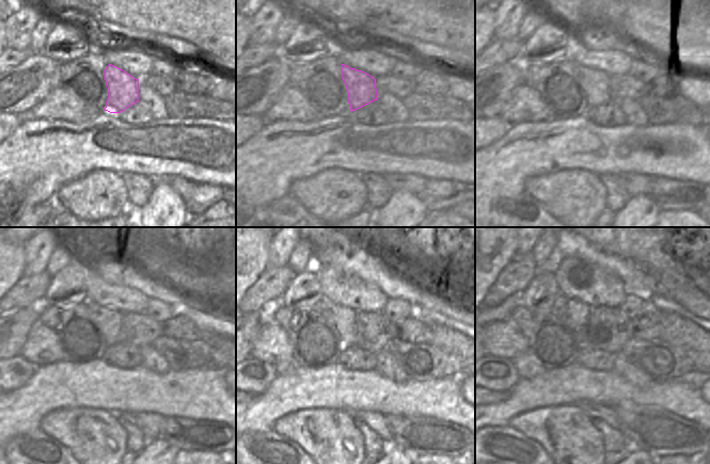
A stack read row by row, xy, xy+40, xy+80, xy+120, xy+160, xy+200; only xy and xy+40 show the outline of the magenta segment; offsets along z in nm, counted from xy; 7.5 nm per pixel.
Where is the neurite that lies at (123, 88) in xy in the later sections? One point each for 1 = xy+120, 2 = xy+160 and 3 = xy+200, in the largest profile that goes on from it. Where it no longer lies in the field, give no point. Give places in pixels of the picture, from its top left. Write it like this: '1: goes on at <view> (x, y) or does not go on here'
1: goes on at xy+120 (110, 320)
2: goes on at xy+160 (344, 317)
3: goes on at xy+200 (578, 313)

